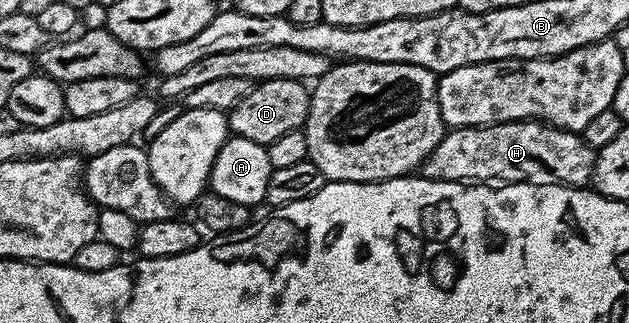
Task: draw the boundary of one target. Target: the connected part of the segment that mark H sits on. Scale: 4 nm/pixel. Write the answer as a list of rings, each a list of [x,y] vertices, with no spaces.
[[[517,120],[489,124],[479,128],[452,128],[432,150],[420,169],[428,180],[457,180],[459,182],[505,182],[508,184],[567,184],[581,188],[591,183],[594,175],[596,150],[582,140],[581,135],[566,128],[554,128],[541,120]]]

